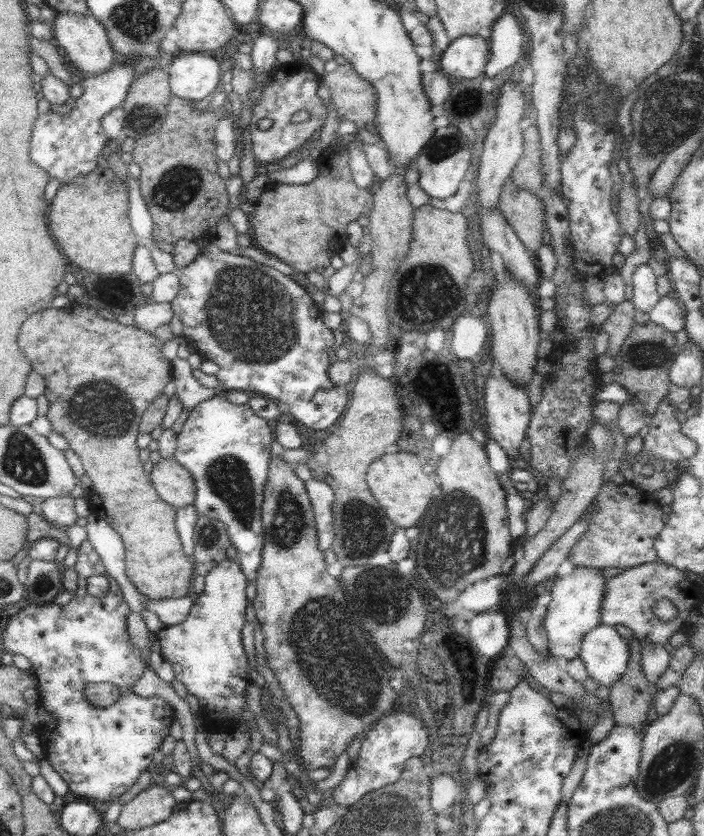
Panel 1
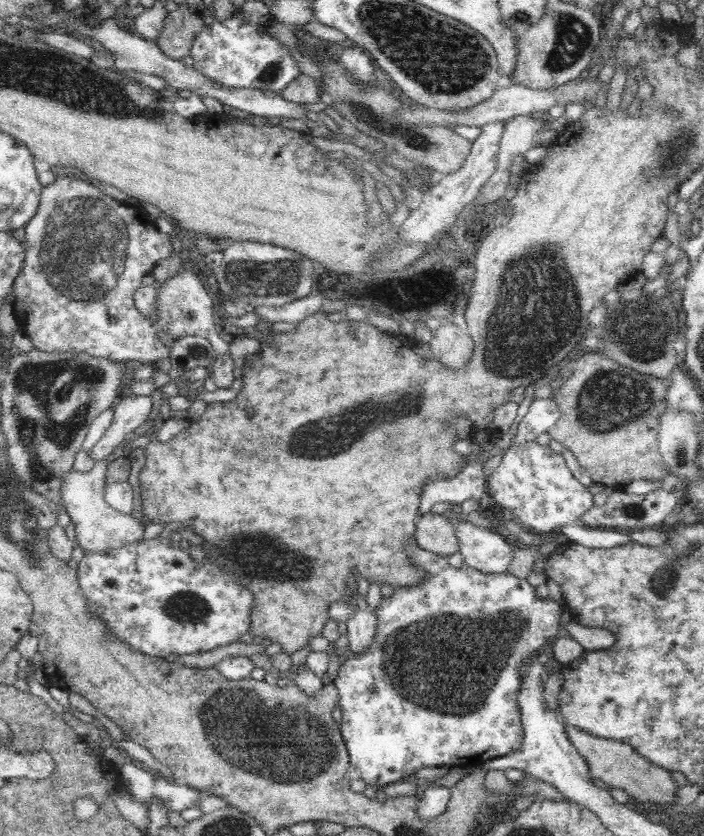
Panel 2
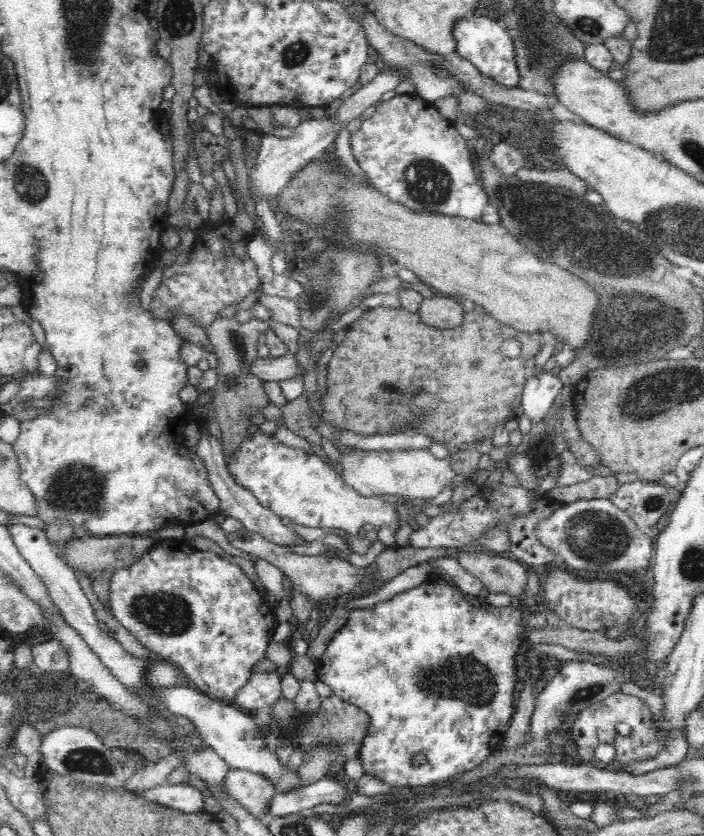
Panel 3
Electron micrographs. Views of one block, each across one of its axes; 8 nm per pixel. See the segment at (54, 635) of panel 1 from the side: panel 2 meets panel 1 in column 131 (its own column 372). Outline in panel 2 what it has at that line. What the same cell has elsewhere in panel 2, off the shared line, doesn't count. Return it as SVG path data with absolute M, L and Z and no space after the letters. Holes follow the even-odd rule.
M414 544L409 560L414 566L419 566L425 572L425 579L411 587L398 587L389 596L384 597L375 610L376 636L363 653L348 654L347 659L339 667L336 680L333 682L339 691L339 704L342 712L341 735L343 736L349 759L357 768L359 778L366 785L376 789L411 779L414 773L426 766L450 767L476 767L487 760L497 759L520 748L525 735L520 720L520 707L518 706L518 692L522 684L522 670L532 654L542 648L546 642L551 642L561 635L562 607L555 601L538 598L534 587L528 579L517 578L510 573L482 573L471 566L454 568L448 563L448 557L434 554Z

